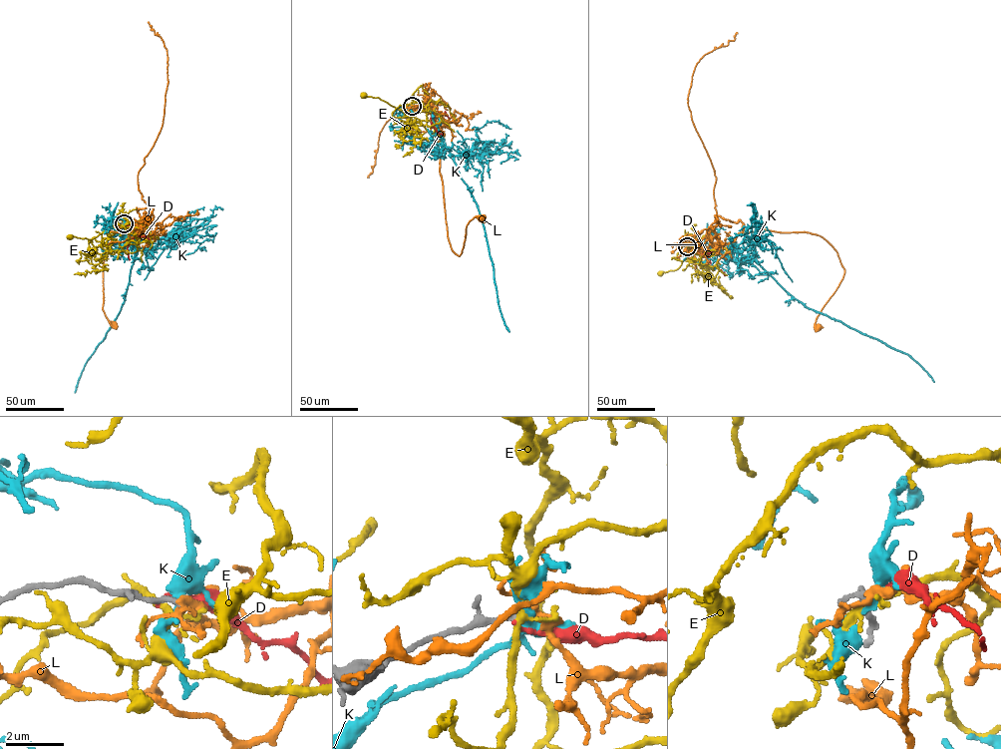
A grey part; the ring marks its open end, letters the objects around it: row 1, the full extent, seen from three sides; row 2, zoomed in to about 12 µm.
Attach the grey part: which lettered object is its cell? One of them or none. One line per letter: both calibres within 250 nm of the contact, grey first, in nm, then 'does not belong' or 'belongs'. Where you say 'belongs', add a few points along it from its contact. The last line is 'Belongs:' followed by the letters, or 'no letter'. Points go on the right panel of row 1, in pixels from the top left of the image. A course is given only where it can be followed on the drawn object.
D: calibres 240 and 120 nm; does not belong
E: calibres 200 and 200 nm; does not belong
K: calibres 180 and 320 nm; does not belong
L: calibres 180 and 220 nm; does not belong
Belongs: no letter

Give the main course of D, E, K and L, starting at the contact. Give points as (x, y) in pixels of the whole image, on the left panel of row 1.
D: (123, 223), (133, 228), (137, 236), (127, 248), (129, 259)
E: (123, 223), (118, 225), (111, 236), (104, 232), (91, 239), (69, 235)
K: (124, 223), (122, 218), (107, 220), (110, 227), (140, 248), (121, 310), (86, 361), (75, 392)
L: (124, 223), (138, 225), (143, 221), (140, 230), (141, 221), (119, 229), (106, 253), (103, 309), (114, 325)

